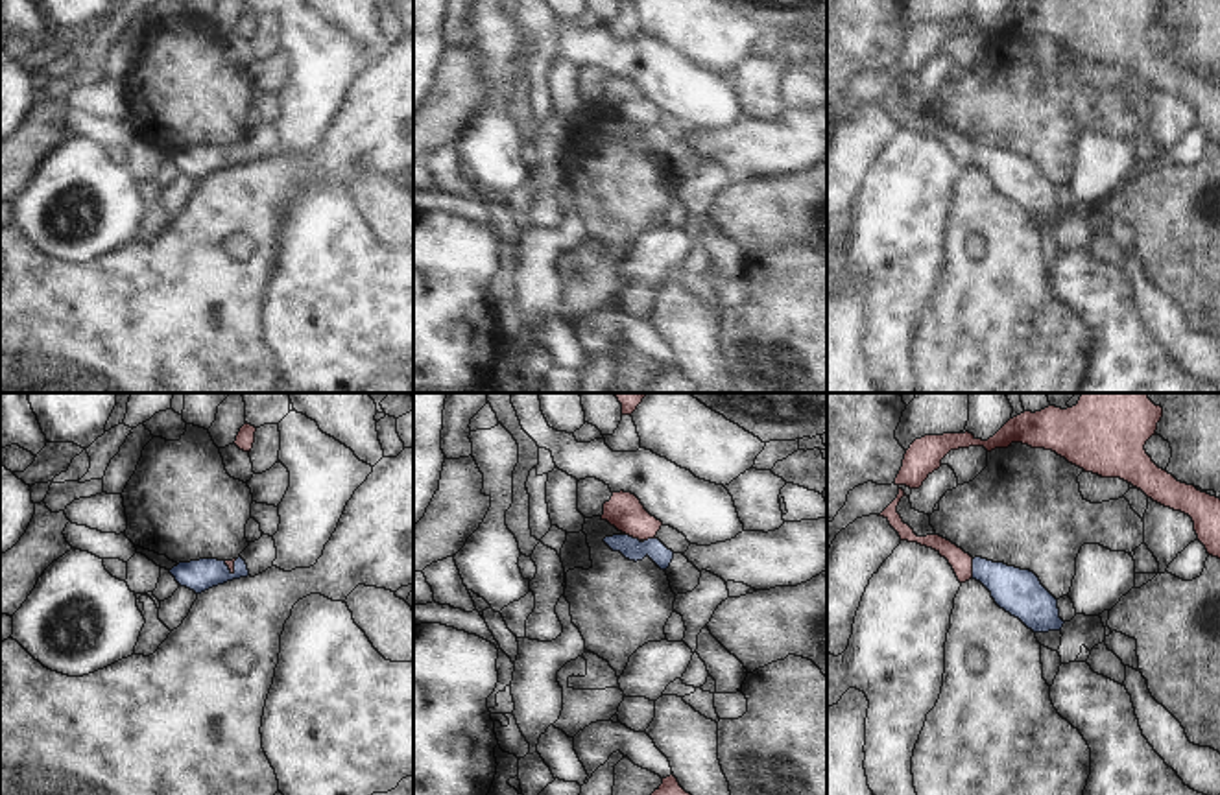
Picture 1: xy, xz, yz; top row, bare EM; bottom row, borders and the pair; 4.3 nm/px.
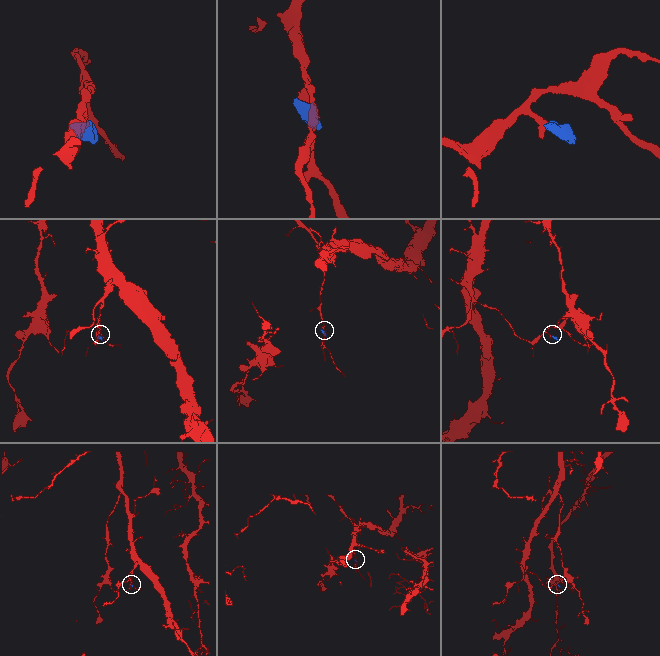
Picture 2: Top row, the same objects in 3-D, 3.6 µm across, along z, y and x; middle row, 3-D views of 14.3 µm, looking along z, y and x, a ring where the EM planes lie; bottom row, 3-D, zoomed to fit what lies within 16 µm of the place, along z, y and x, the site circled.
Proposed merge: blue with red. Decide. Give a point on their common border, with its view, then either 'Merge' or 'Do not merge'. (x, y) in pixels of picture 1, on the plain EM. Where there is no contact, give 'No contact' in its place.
Touches blue at yz (973, 155). Do not merge.

